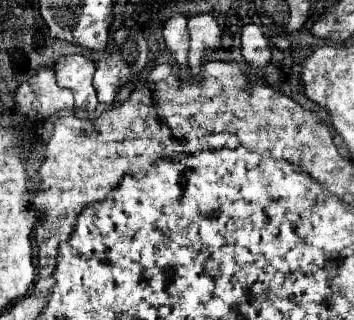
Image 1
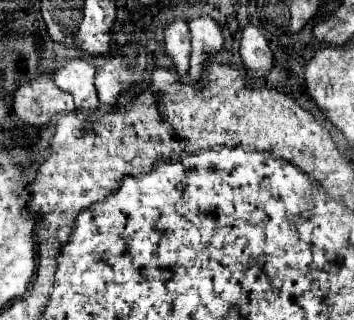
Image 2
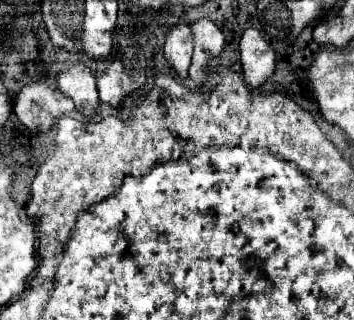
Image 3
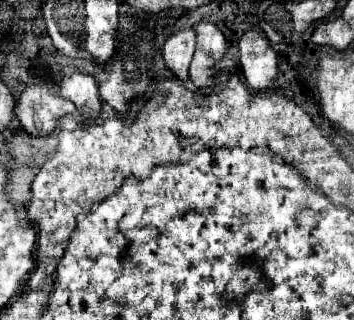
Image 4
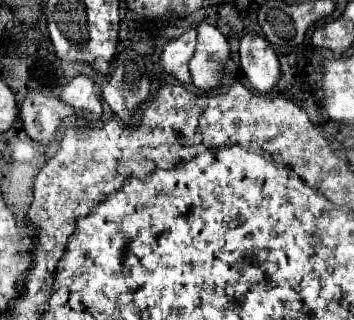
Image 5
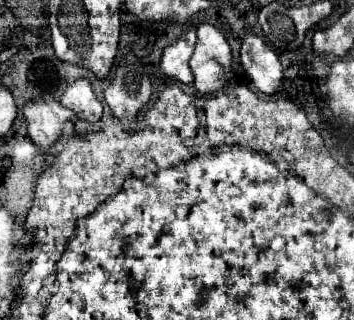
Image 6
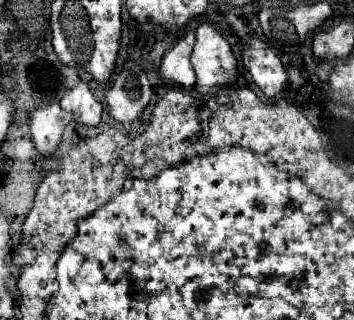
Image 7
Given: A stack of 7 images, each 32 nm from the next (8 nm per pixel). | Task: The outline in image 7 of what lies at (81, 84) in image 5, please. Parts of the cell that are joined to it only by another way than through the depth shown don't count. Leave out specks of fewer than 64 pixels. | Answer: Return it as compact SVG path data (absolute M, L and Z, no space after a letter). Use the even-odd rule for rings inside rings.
M80 82L74 88L68 88L68 92L64 92L60 106L64 110L70 110L76 118L76 122L82 124L90 124L90 126L98 126L100 116L102 116L102 104L94 98L90 86L86 82Z

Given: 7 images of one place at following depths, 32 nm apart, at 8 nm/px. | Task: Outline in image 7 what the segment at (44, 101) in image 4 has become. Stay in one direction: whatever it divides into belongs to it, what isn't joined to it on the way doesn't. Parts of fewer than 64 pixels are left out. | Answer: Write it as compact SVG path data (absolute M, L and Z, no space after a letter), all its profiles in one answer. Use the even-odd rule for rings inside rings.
M58 102L38 106L28 112L30 134L36 150L42 156L52 156L62 140L66 124L72 122L72 112L60 108Z

